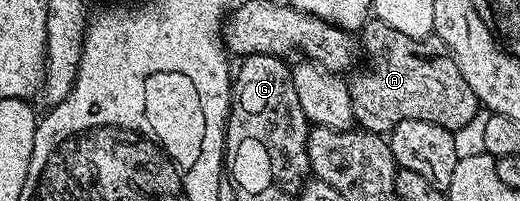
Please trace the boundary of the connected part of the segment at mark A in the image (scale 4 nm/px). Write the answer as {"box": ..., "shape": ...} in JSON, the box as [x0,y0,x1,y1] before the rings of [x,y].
{"box":[346,19,478,135],"shape":[[[375,19],[365,20],[362,28],[364,28],[364,45],[362,41],[364,70],[361,73],[353,72],[352,82],[347,82],[346,85],[349,99],[352,100],[352,116],[361,130],[388,135],[391,134],[393,127],[403,121],[425,121],[455,131],[470,123],[478,112],[478,102],[474,91],[470,91],[470,83],[462,79],[462,71],[458,71],[451,57],[447,55],[419,57],[418,54],[411,53],[408,50],[410,39],[402,35],[402,31],[394,31],[394,27]]]}

